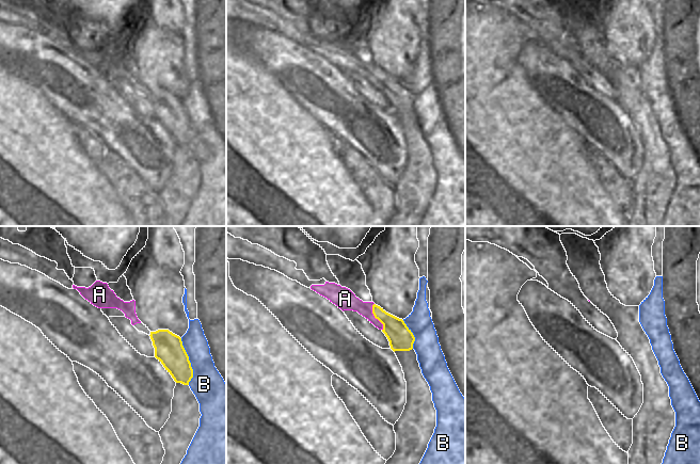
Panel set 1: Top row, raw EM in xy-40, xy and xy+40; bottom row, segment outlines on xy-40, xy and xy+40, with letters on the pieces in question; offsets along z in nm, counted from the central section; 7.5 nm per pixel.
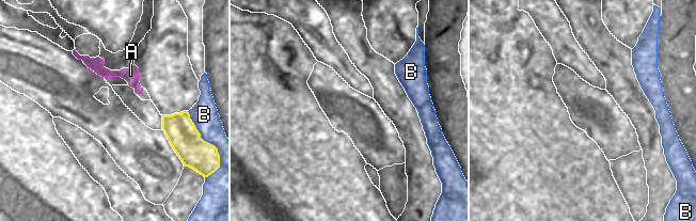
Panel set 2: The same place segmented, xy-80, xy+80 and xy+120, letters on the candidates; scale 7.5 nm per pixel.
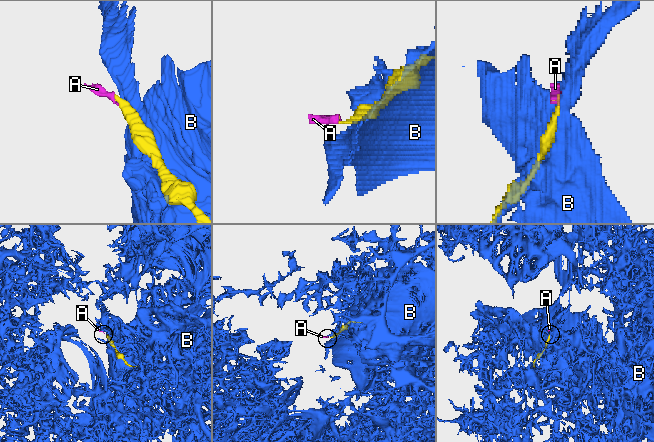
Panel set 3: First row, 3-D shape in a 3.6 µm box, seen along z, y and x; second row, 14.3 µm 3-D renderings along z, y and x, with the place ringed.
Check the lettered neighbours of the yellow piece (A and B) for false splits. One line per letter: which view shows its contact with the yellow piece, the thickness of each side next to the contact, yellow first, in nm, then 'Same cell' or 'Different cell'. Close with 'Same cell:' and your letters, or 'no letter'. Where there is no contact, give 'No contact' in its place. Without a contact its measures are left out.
A: Touches yellow in xy. Thickness 180 nm (yellow) against 140 nm. Same cell
B: Touches yellow in xy-40. Thickness 220 nm (yellow) against 240 nm. Different cell
Same cell: A.

